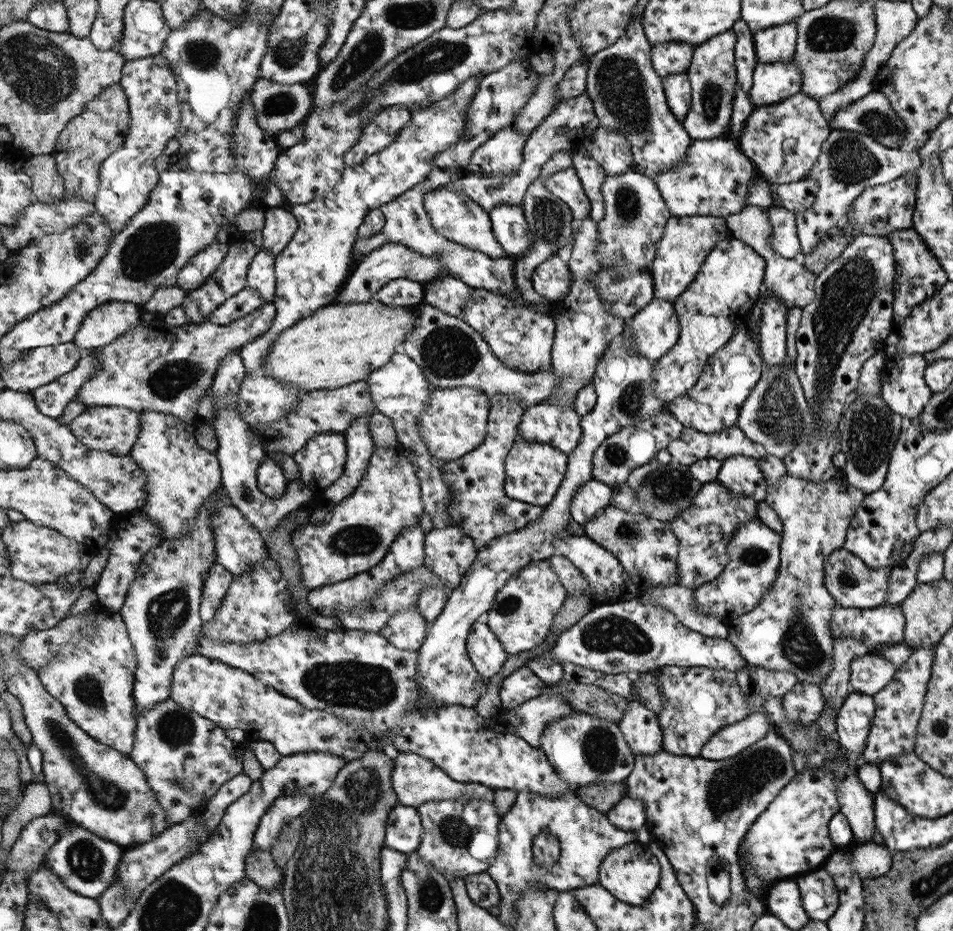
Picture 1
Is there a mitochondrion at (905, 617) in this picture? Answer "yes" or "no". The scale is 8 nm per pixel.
no

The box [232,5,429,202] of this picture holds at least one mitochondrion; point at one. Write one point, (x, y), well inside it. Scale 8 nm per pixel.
(289, 49)

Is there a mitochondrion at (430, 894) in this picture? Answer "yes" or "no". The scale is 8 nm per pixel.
yes

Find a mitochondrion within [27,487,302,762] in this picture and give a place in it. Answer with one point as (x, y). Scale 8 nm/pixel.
(166, 614)

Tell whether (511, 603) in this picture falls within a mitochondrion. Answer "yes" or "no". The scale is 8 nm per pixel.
yes

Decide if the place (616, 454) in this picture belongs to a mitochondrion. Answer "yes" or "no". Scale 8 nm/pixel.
yes

